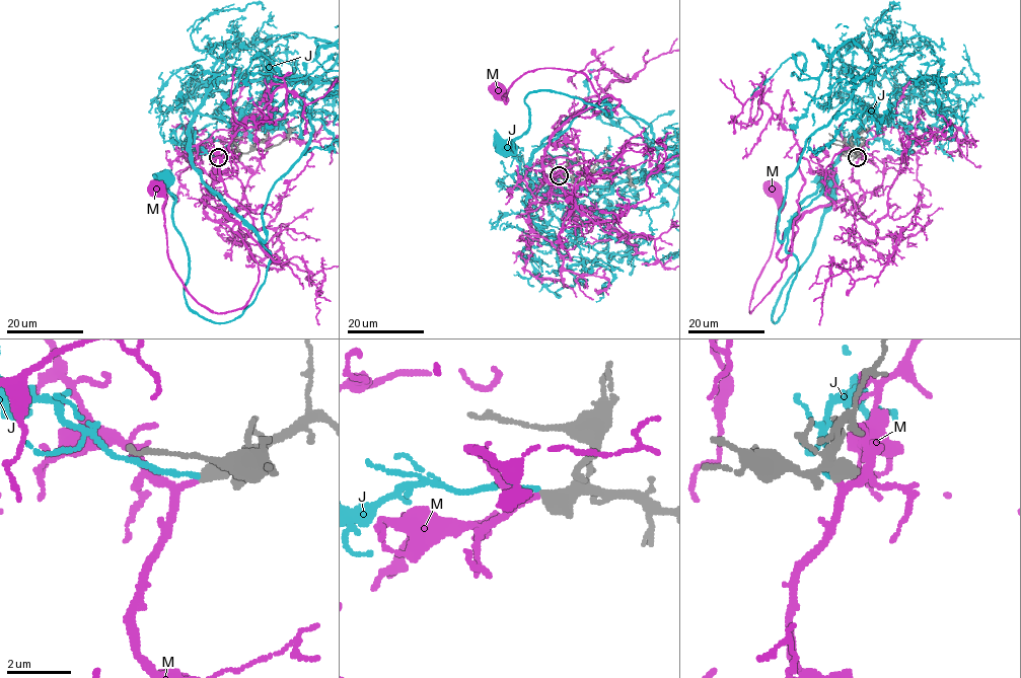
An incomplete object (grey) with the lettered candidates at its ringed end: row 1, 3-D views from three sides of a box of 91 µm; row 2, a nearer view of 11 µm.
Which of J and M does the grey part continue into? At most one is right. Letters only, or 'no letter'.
M

